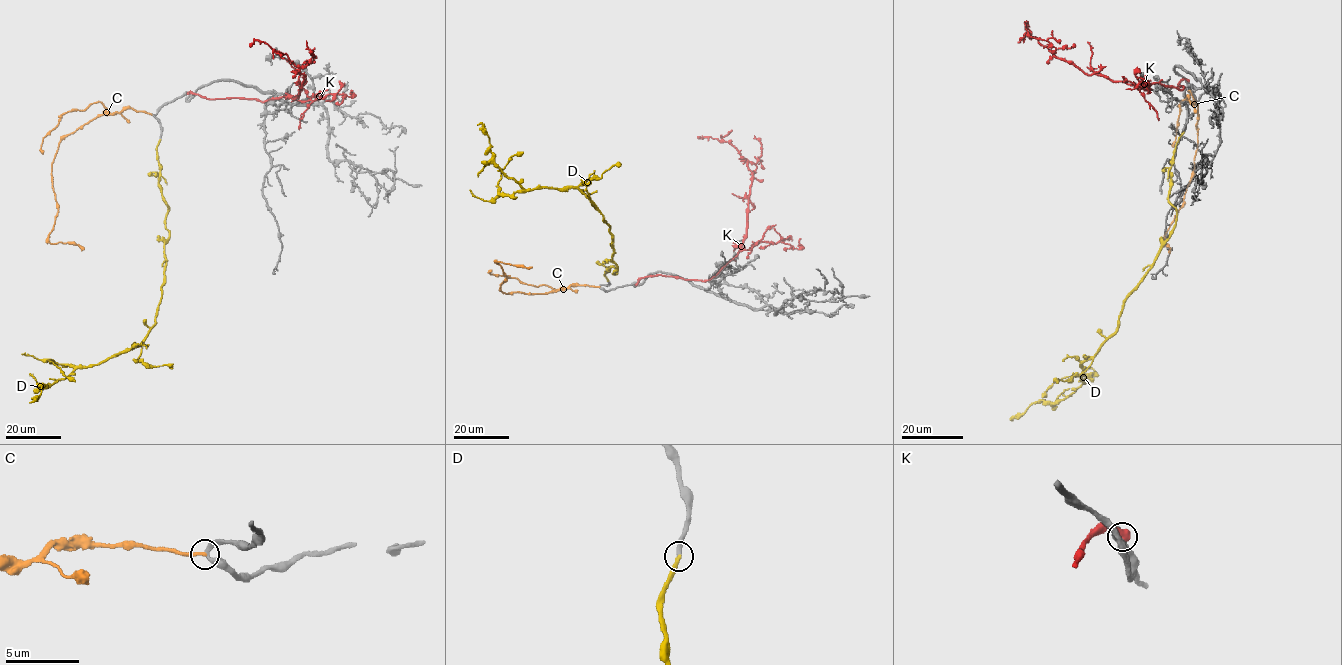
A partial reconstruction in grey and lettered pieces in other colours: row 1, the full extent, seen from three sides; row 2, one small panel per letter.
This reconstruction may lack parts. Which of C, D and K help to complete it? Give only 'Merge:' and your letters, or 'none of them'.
Merge: D

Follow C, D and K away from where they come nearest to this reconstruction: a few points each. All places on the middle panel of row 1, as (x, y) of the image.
C: (599, 287), (570, 285), (546, 292), (504, 293), (499, 290), (505, 276), (496, 262), (532, 267)
D: (608, 281), (606, 269), (617, 266), (603, 215), (576, 188), (523, 189), (493, 161), (477, 125)
K: (636, 284), (655, 275), (712, 278), (743, 242), (752, 179), (747, 160), (728, 142), (698, 136)

